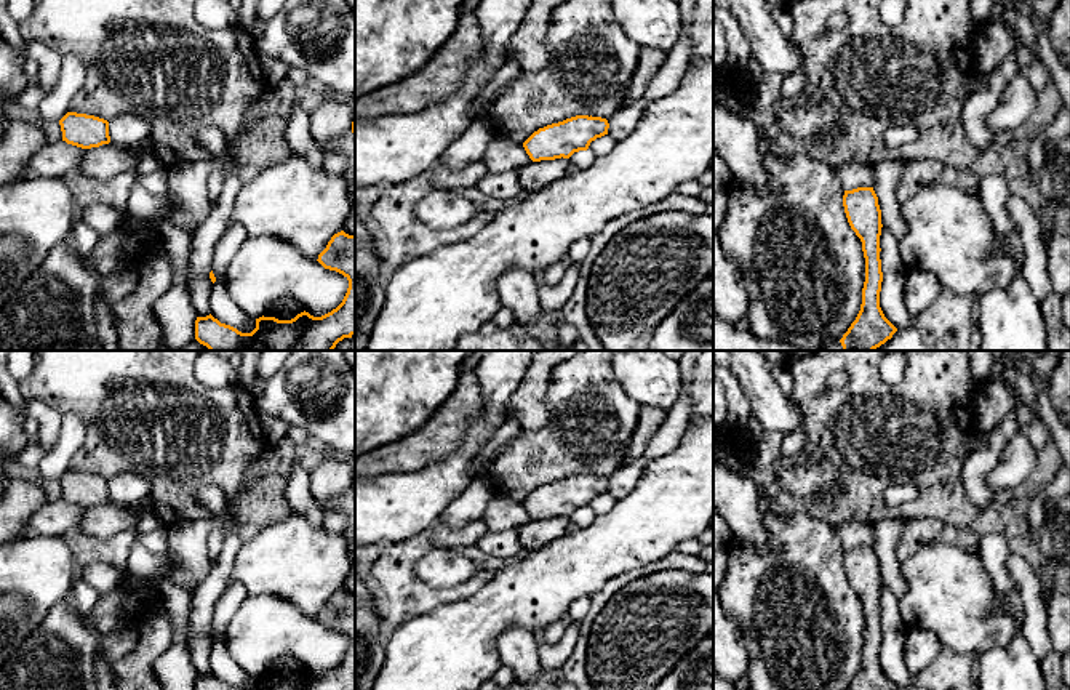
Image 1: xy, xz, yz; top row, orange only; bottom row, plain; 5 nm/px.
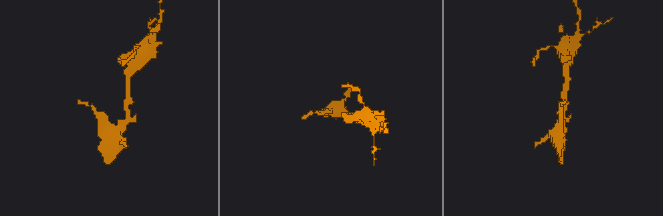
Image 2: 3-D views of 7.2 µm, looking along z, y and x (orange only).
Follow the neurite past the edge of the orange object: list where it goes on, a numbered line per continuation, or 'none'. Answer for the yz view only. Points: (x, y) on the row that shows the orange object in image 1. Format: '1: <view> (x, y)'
none

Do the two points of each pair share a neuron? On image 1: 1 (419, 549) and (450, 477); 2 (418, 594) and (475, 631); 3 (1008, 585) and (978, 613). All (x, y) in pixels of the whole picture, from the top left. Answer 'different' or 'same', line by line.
1: different
2: different
3: different

